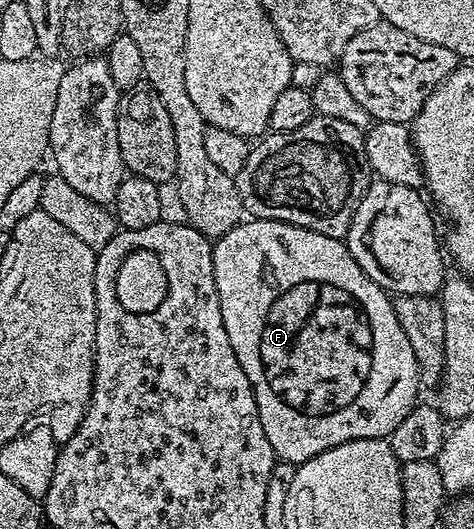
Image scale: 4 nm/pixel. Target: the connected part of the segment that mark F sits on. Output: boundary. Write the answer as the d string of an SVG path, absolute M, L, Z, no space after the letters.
M251 218L239 223L227 235L217 240L212 250L214 280L220 297L224 329L228 329L228 341L232 341L232 349L252 385L260 425L279 460L301 465L320 453L345 443L361 439L386 439L394 432L396 425L400 425L400 421L408 417L408 413L416 406L417 399L414 398L418 391L420 392L418 362L416 357L412 357L412 345L408 345L408 337L404 337L404 329L400 329L400 321L396 321L391 296L383 291L380 285L373 283L364 273L364 269L360 269L343 240L324 237L315 231L294 227L291 223L281 223L275 219Z

